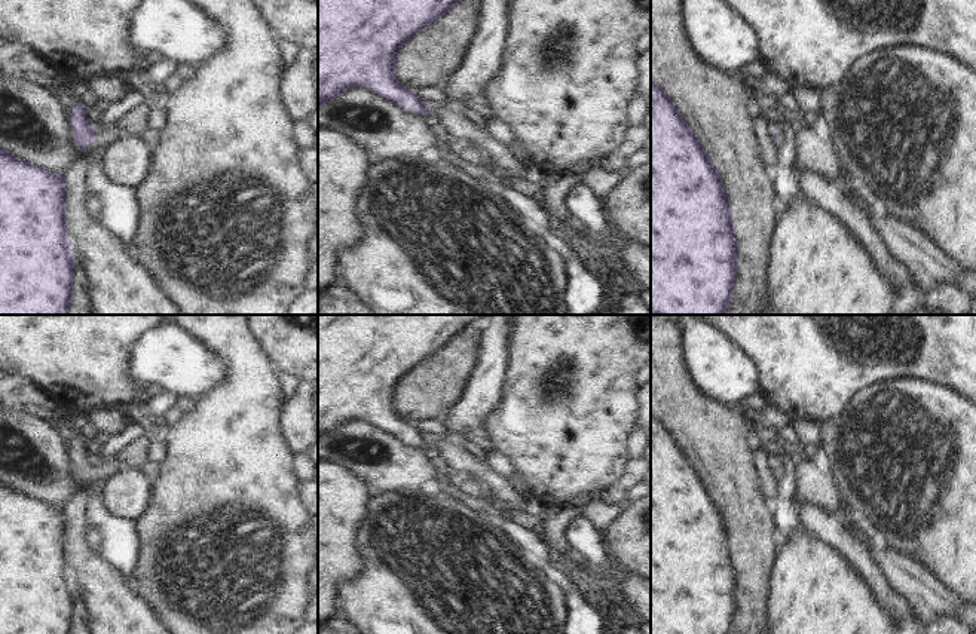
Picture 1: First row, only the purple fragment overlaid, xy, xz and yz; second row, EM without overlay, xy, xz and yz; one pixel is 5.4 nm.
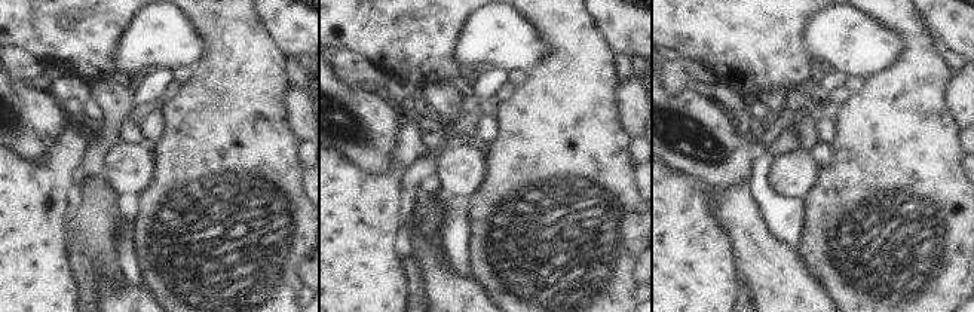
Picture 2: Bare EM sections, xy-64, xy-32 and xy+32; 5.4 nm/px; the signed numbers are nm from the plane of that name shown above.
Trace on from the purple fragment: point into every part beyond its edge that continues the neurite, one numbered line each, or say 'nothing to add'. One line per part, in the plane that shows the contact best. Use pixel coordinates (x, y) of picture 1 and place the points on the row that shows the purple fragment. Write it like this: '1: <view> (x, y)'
1: xy (103, 140)

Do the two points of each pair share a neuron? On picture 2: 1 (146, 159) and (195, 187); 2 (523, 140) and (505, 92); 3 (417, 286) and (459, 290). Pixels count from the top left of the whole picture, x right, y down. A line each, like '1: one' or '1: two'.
1: two
2: two
3: two

